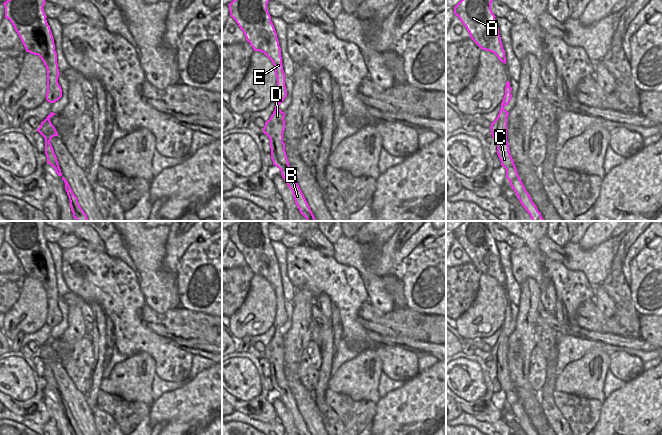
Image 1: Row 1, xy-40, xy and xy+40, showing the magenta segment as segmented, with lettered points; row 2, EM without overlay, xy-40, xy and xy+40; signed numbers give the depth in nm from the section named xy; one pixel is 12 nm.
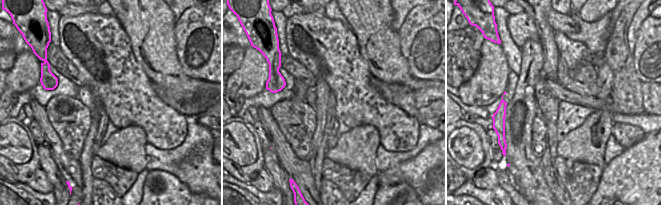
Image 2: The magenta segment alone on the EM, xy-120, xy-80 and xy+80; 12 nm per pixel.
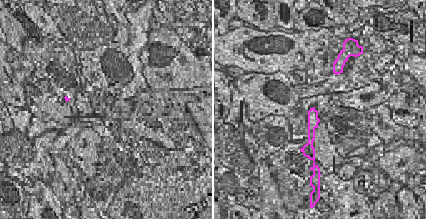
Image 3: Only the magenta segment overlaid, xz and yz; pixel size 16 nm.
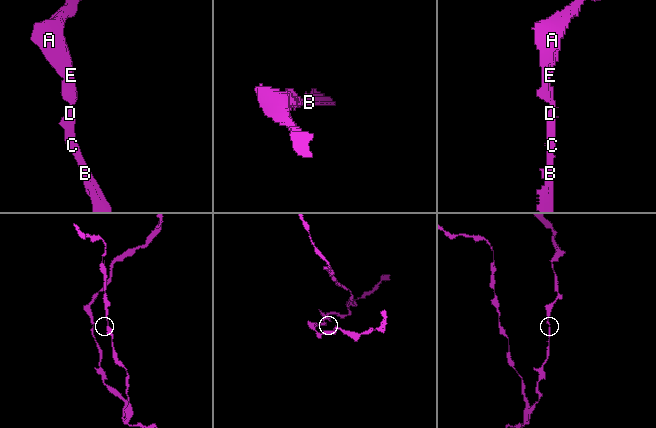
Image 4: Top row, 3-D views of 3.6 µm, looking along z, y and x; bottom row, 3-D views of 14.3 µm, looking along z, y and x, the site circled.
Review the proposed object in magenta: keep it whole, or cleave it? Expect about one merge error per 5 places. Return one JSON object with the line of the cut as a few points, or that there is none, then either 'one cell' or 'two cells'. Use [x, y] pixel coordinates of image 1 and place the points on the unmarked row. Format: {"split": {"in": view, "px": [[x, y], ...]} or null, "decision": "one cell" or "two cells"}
{"split": null, "decision": "one cell"}

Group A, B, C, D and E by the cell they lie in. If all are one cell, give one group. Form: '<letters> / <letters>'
A B C D E

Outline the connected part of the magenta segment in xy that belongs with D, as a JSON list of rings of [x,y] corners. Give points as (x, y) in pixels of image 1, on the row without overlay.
[[[237,221],[228,230],[230,240],[243,255],[247,266],[250,267],[254,275],[264,277],[275,291],[277,310],[273,326],[276,329],[270,343],[265,346],[263,357],[270,363],[273,389],[280,393],[284,405],[293,417],[299,435],[311,435],[289,389],[285,367],[283,366],[285,337],[279,333],[279,329],[286,322],[287,315],[281,272],[274,249],[271,246],[271,240],[267,234],[269,224],[269,221]]]

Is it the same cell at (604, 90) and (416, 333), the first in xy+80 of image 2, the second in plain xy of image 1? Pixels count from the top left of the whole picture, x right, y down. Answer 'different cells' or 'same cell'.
different cells

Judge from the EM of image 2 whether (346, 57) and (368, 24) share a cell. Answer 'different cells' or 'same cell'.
different cells

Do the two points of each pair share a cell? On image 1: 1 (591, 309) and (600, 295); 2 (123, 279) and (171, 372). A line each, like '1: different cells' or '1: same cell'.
1: different cells
2: same cell

